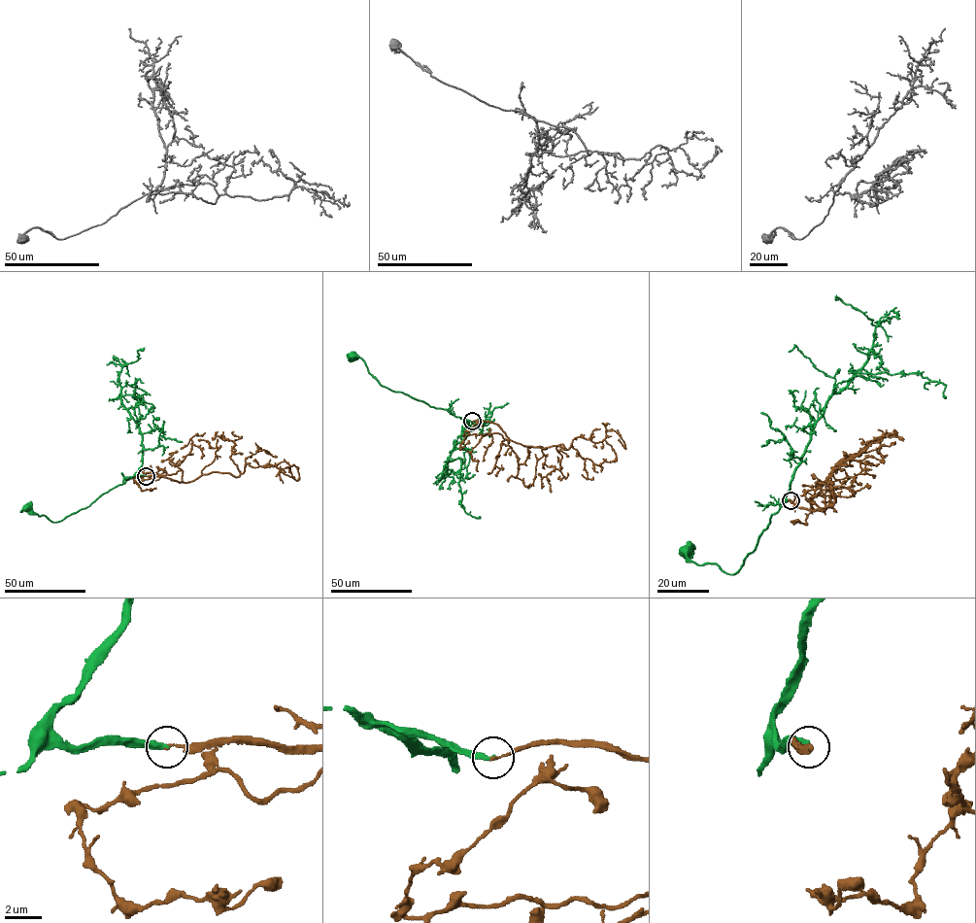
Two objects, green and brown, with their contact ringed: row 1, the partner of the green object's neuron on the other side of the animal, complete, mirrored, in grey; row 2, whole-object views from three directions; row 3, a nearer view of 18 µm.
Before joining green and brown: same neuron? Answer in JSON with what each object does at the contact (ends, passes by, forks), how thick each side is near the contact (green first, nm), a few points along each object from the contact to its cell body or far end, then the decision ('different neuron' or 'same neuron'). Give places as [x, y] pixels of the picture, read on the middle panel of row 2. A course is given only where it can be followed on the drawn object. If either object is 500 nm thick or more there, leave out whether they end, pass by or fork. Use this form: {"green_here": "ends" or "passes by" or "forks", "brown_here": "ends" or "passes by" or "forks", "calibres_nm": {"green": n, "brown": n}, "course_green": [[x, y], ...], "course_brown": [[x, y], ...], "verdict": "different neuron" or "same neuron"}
{"green_here": "ends", "brown_here": "ends", "calibres_nm": {"green": 280, "brown": 160}, "course_green": [[472, 422], [383, 387], [368, 371], [365, 362], [353, 356]], "course_brown": [[472, 422], [496, 424], [523, 445], [568, 449], [576, 437], [598, 442], [614, 430], [625, 449], [619, 440]], "verdict": "same neuron"}

